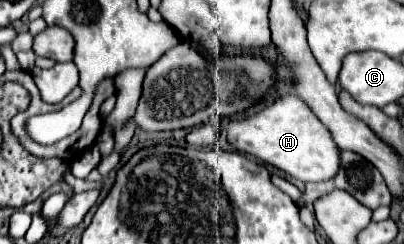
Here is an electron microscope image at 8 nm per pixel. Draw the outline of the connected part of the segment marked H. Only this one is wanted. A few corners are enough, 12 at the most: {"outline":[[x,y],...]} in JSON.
{"outline":[[295,94],[221,122],[221,138],[301,180],[335,176],[339,148]]}

